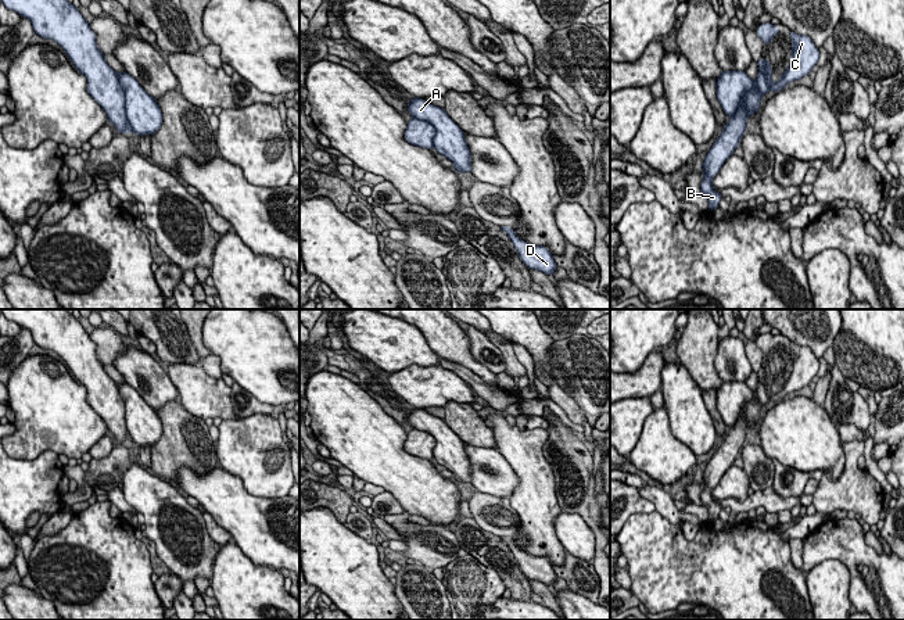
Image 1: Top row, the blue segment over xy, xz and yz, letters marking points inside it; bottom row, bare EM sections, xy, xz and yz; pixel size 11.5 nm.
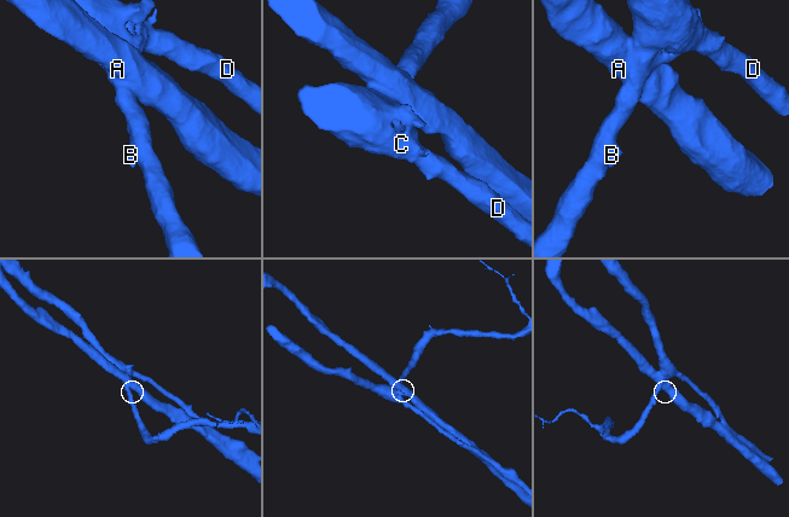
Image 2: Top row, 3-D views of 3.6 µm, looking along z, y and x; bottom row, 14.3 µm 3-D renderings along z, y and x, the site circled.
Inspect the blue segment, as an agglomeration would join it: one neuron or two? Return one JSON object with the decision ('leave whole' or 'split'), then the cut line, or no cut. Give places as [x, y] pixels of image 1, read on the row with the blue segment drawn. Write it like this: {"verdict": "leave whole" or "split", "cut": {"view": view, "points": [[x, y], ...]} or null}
{"verdict": "split", "cut": {"view": "xy", "points": [[117, 74], [124, 92], [125, 117], [131, 129]]}}

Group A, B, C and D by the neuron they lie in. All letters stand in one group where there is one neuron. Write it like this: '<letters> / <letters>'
A / B C D

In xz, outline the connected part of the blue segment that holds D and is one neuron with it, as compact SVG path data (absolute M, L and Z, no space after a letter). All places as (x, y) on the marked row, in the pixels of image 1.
M501 227L512 240L514 248L519 252L520 259L531 269L544 272L545 275L553 275L557 265L553 259L553 254L544 246L532 246L523 239L517 237L512 227Z

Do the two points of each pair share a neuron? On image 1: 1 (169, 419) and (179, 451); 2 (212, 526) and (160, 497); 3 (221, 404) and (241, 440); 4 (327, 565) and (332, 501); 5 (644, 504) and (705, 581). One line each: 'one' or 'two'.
1: one
2: two
3: two
4: two
5: two

